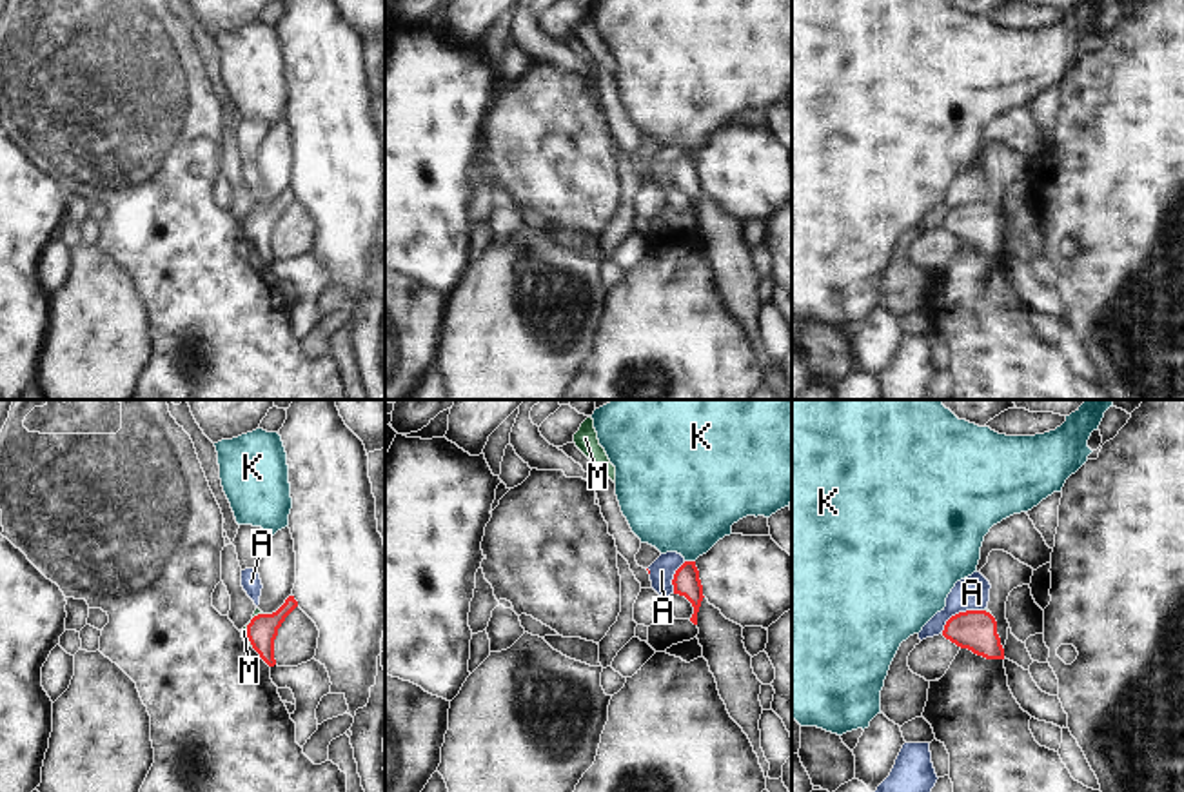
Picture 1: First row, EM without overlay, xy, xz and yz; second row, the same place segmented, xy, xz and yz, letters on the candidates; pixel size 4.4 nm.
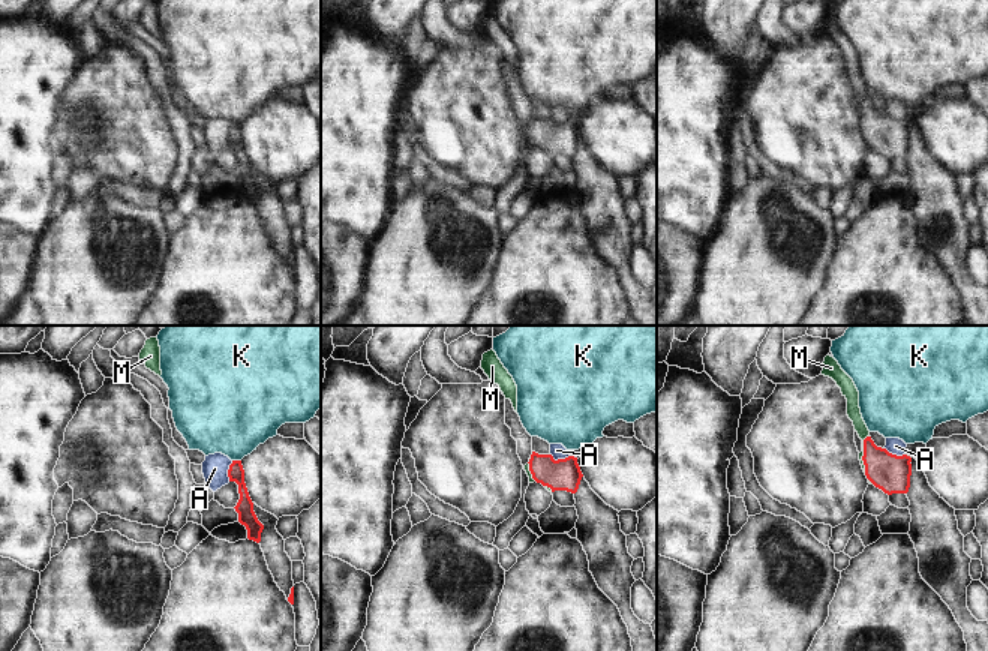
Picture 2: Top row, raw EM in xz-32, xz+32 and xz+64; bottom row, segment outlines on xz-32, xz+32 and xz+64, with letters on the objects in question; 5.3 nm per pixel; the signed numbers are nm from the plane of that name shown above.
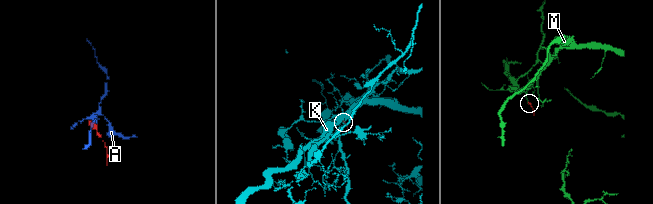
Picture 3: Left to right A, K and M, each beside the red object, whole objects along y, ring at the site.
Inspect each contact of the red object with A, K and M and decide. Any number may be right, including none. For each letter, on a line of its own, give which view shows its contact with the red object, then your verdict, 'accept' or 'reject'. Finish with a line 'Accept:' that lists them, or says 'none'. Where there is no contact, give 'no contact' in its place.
A: yz | reject
K: xz | reject
M: xy | accept
Accept: M

